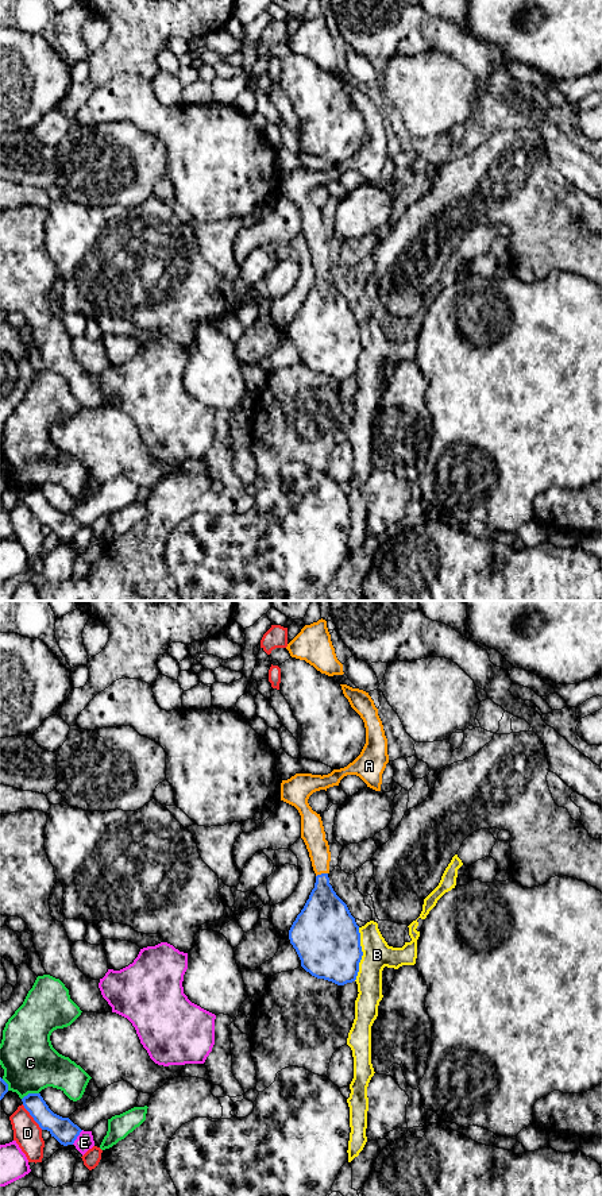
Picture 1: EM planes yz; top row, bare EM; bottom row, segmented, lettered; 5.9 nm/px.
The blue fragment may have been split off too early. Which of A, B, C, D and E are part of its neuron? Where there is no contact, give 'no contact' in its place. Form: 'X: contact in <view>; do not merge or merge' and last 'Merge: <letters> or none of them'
A: contact in yz; merge
B: contact in yz; do not merge
C: contact in yz; do not merge
D: contact in yz; do not merge
E: contact in yz; do not merge
Merge: A

